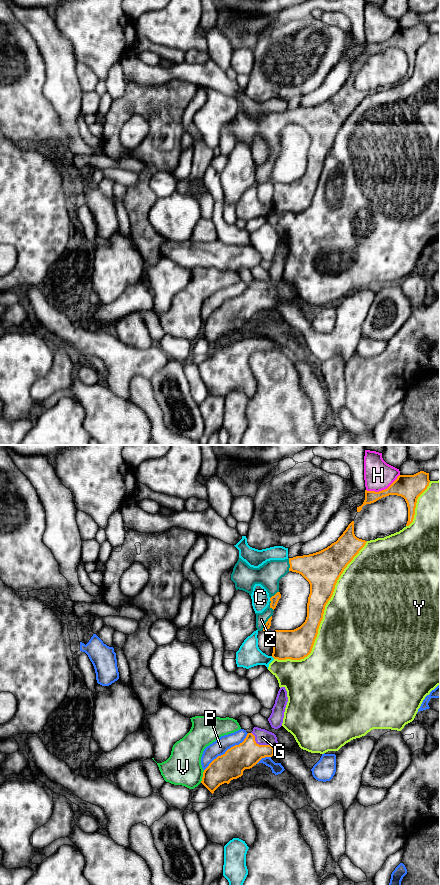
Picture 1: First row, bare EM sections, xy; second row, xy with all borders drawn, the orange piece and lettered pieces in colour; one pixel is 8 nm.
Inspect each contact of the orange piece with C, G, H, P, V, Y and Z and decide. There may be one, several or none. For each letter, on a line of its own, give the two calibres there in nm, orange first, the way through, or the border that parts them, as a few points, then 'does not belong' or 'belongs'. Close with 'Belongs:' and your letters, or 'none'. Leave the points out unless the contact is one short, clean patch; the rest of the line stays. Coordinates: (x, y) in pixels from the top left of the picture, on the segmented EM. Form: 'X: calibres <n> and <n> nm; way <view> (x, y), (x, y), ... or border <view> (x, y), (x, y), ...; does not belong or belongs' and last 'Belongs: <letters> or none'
C: calibres 70 and 140 nm; does not belong
G: calibres 200 and 130 nm; belongs
H: calibres 200 and 240 nm; does not belong
P: calibres 220 and 120 nm; does not belong
V: calibres 220 and 280 nm; border xy (204, 770), (200, 782); does not belong
Y: calibres 200 and 480 nm; does not belong
Z: calibres 50 and 100 nm; belongs
Belongs: G, Z

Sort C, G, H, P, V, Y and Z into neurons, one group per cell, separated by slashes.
C / G Z / H / P / V / Y

